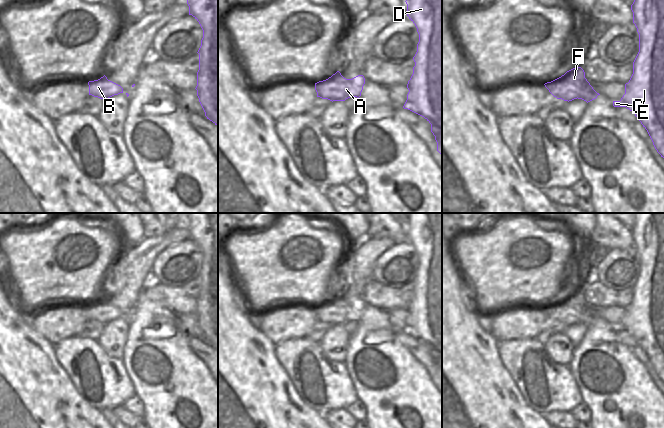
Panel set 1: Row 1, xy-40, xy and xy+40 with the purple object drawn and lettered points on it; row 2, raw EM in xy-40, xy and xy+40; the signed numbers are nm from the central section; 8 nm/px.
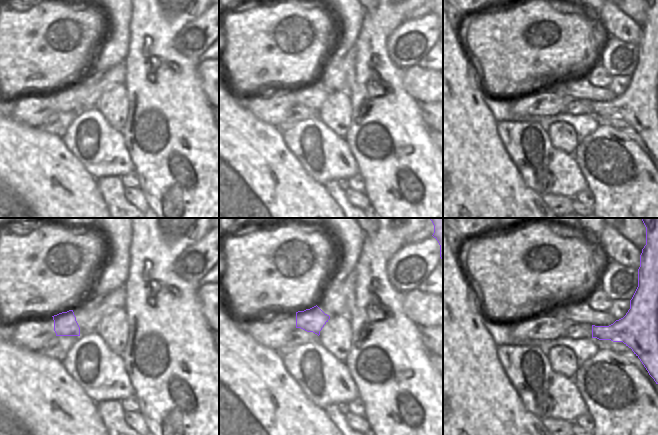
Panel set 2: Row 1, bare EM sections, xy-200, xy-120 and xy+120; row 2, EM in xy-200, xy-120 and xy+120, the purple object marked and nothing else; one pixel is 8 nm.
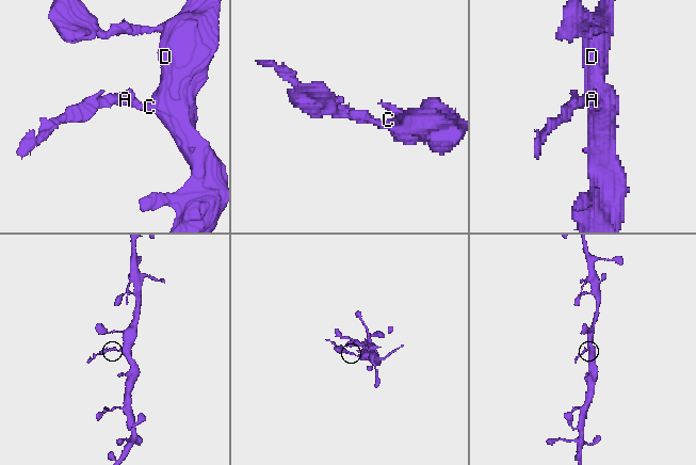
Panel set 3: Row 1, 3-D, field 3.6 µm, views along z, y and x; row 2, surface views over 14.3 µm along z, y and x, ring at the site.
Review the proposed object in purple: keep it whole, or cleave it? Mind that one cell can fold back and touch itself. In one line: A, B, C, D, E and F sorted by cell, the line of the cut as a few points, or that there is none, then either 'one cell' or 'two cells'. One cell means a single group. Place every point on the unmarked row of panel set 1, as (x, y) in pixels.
A B F / C D E | xy+40 (596, 316), (578, 322) | two cells

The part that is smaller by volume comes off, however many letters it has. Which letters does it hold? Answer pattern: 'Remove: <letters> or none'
Remove: A, B, F

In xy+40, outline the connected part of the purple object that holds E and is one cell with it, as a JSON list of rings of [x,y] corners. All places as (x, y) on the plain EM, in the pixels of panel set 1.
[[[635,213],[631,234],[639,258],[639,276],[625,318],[620,325],[613,325],[613,330],[626,331],[635,338],[664,382],[664,213]]]

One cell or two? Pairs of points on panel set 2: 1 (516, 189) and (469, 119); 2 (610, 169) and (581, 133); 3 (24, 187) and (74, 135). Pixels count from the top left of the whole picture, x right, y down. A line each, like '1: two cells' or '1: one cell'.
1: one cell
2: two cells
3: two cells

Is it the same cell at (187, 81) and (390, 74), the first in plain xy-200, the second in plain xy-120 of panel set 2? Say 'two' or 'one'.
one

